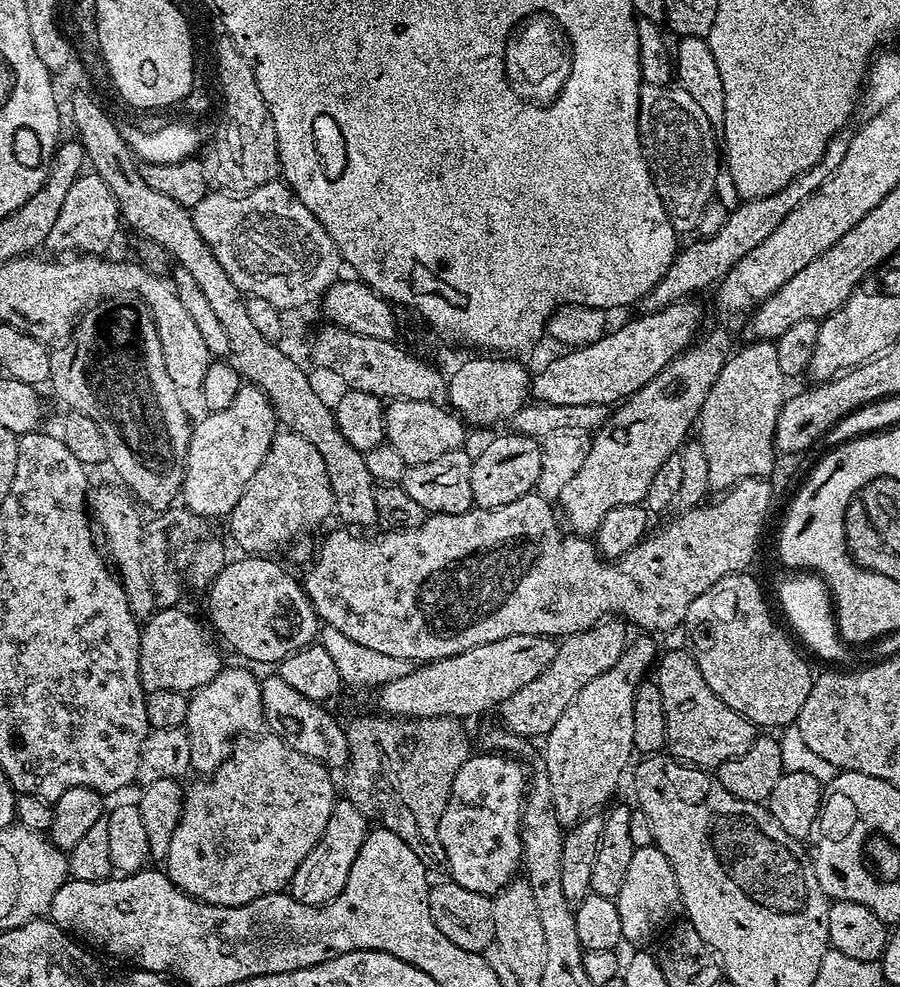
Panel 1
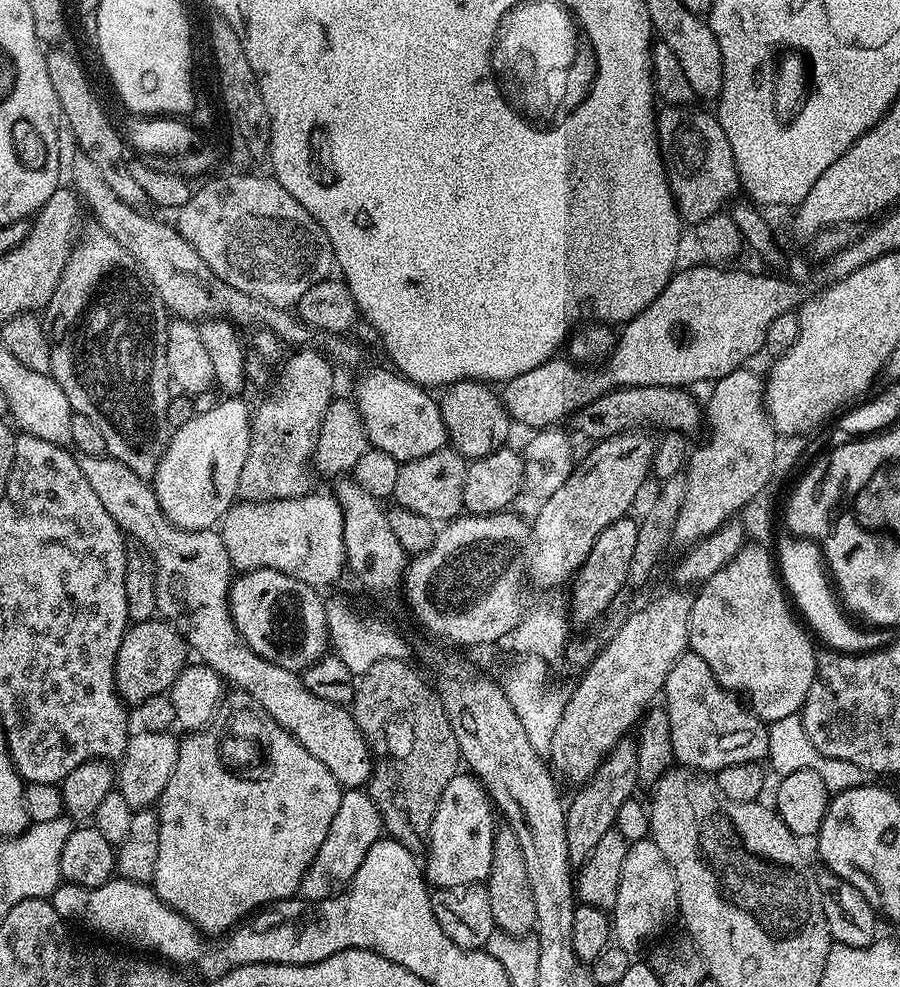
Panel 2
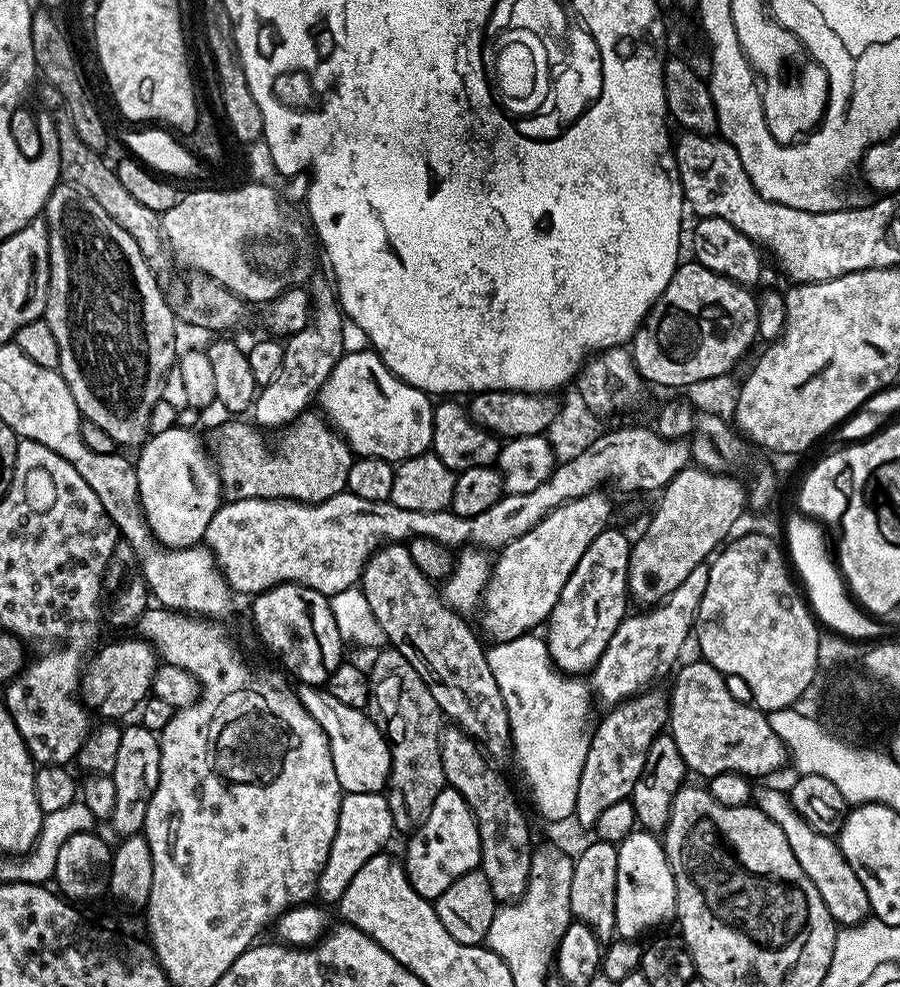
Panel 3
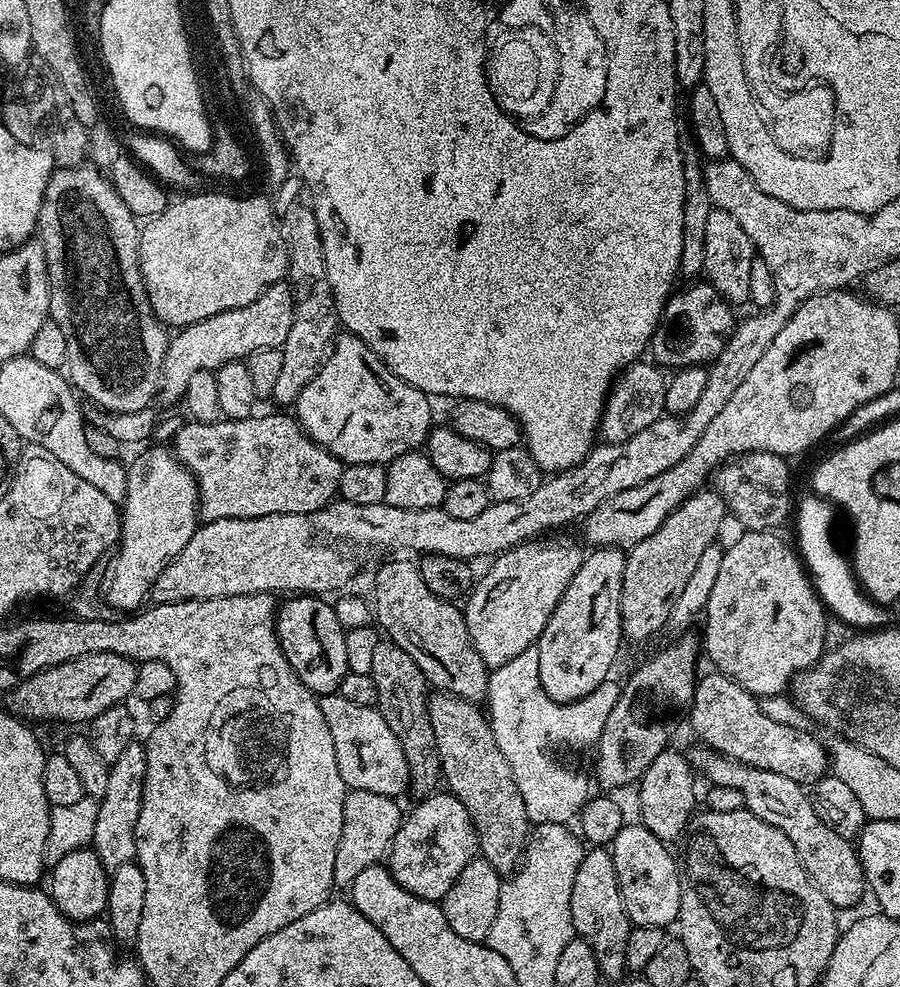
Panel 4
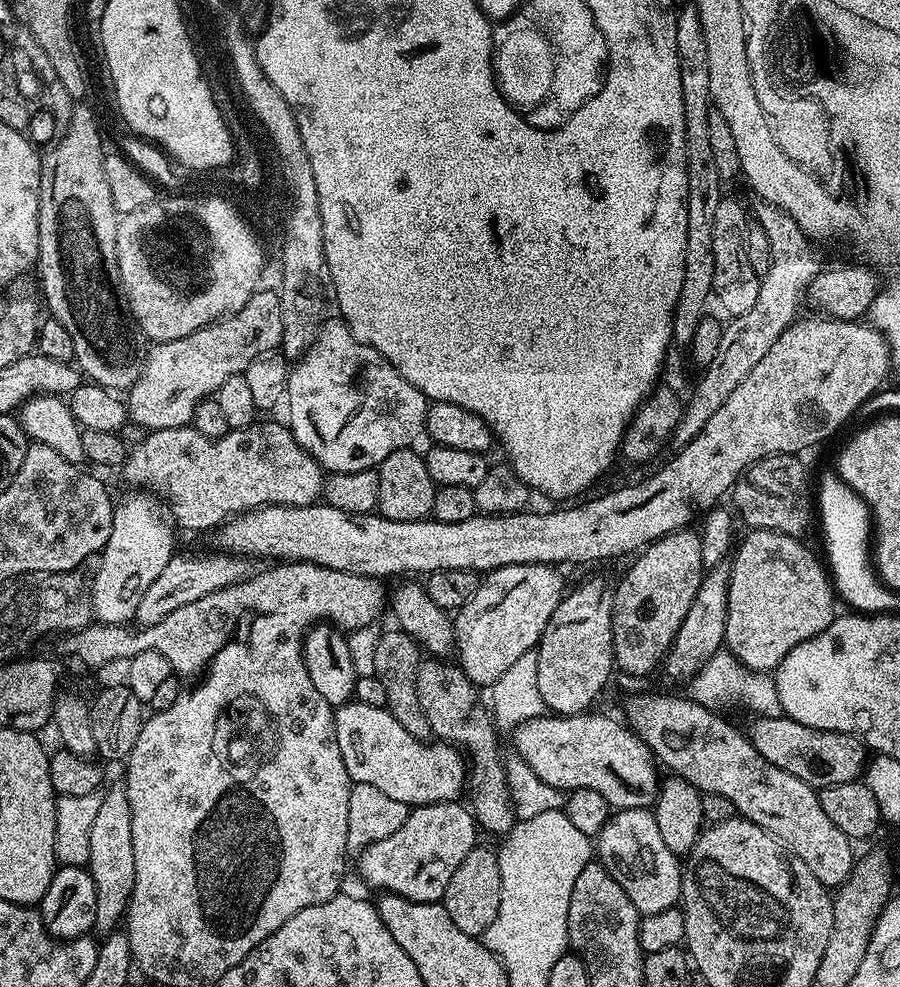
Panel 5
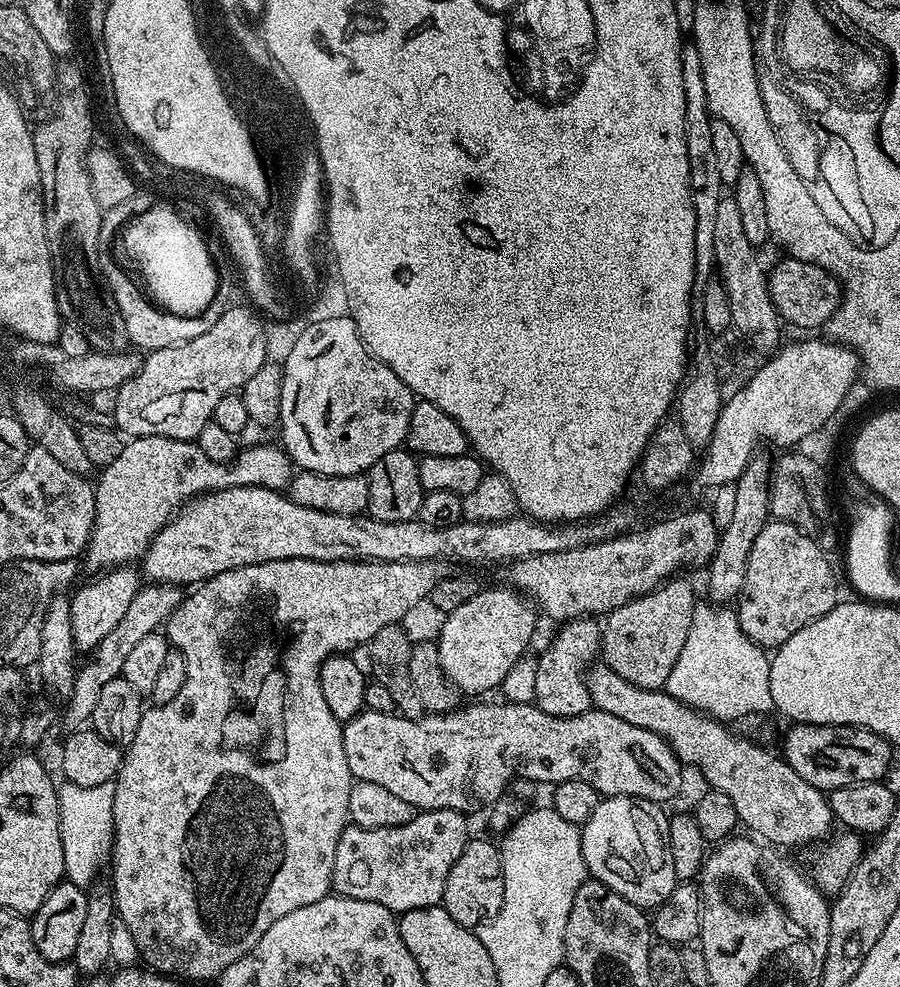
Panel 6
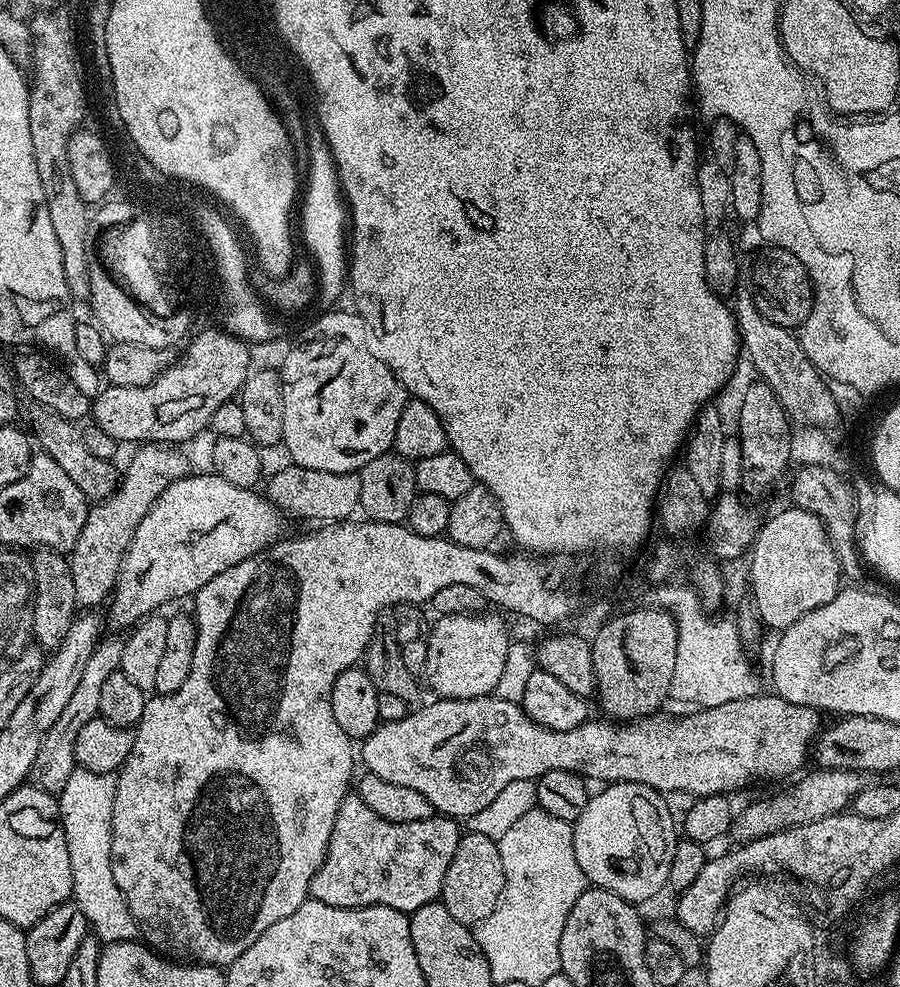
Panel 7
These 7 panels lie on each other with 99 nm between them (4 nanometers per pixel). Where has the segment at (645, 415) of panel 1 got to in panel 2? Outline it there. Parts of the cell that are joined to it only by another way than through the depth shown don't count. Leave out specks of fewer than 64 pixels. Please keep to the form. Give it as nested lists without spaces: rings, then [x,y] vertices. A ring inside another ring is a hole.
[[[644,430],[620,432],[608,440],[593,443],[588,457],[573,467],[570,478],[562,482],[562,487],[551,498],[542,501],[536,521],[533,519],[530,524],[530,551],[526,556],[529,575],[534,576],[536,583],[556,586],[563,580],[571,581],[574,574],[579,572],[580,567],[586,562],[586,554],[590,554],[590,546],[594,546],[598,534],[602,534],[602,530],[606,530],[610,522],[625,519],[631,513],[628,511],[631,510],[640,487],[650,480],[652,457],[656,454],[656,440],[648,435],[649,433]]]

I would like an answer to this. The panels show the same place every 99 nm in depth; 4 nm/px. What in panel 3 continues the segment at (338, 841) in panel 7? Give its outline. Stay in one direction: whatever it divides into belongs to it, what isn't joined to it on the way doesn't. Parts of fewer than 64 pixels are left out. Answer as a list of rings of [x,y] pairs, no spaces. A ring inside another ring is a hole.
[[[445,786],[434,798],[430,814],[420,827],[407,837],[408,849],[402,855],[405,872],[422,898],[435,902],[462,874],[475,872],[480,867],[480,839],[478,826],[466,798],[458,790]]]

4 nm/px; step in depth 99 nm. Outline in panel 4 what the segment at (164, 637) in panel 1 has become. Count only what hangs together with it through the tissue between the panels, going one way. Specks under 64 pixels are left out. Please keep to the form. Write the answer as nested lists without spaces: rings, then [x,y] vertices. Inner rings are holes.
[[[91,652],[82,658],[50,666],[23,680],[7,693],[6,708],[25,722],[32,720],[65,720],[68,724],[87,725],[102,710],[125,703],[136,691],[137,665],[118,654]]]

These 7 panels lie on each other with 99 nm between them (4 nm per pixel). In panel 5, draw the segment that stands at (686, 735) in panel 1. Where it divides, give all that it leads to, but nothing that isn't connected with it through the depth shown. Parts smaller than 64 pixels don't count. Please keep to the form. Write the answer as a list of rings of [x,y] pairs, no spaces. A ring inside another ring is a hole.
[[[783,714],[774,718],[761,716],[753,721],[750,739],[754,750],[758,750],[766,762],[778,766],[778,770],[786,770],[786,774],[794,774],[794,778],[802,778],[802,782],[812,788],[819,790],[835,784],[851,784],[859,781],[865,771],[866,749],[858,738],[844,732],[823,732],[802,726],[802,722],[794,722]]]

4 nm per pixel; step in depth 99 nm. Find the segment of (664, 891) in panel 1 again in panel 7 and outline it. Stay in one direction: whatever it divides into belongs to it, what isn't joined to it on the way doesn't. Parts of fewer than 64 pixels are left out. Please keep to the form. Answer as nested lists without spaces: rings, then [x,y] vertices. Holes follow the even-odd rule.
[[[621,783],[619,786],[604,786],[600,793],[589,795],[588,804],[582,810],[582,814],[572,824],[572,837],[574,838],[574,858],[578,858],[578,866],[582,866],[582,874],[588,880],[589,885],[605,888],[614,894],[618,894],[618,898],[629,902],[641,902],[640,900],[648,900],[651,896],[656,896],[660,891],[668,888],[668,875],[670,874],[670,862],[674,862],[674,850],[676,849],[676,841],[678,839],[678,824],[672,821],[672,812],[668,809],[668,804],[661,793],[655,792],[648,784],[629,784]]]

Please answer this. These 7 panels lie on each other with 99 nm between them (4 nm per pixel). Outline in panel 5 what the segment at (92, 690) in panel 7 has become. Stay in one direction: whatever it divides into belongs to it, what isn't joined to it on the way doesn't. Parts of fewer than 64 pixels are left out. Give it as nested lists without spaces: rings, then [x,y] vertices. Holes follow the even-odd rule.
[[[223,550],[215,551],[208,552],[205,556],[174,554],[170,558],[166,570],[162,570],[162,574],[158,574],[158,578],[154,578],[154,582],[150,582],[150,590],[146,590],[146,594],[142,594],[142,602],[138,602],[135,623],[140,626],[157,624],[162,622],[162,618],[166,618],[166,614],[174,614],[174,610],[182,610],[182,606],[190,606],[190,602],[198,602],[198,598],[206,598],[206,594],[214,594],[226,586],[248,579],[250,575],[249,561],[245,557],[239,554],[229,554]]]

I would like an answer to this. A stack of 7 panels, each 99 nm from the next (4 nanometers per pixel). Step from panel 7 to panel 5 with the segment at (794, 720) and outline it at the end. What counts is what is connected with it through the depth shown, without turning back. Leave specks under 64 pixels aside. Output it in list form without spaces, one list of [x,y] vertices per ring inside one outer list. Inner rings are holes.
[[[349,702],[339,705],[335,709],[334,715],[336,717],[336,737],[338,738],[338,750],[342,754],[342,762],[346,762],[346,770],[348,776],[353,782],[357,784],[365,784],[366,786],[378,786],[378,790],[382,790],[382,794],[387,794],[390,798],[395,798],[398,802],[409,806],[419,806],[421,804],[441,804],[447,800],[456,802],[461,799],[460,795],[465,795],[466,781],[468,779],[468,770],[466,767],[465,757],[462,755],[460,749],[452,747],[451,744],[443,742],[425,742],[414,738],[414,734],[410,734],[402,725],[399,724],[398,718],[390,715],[387,708],[379,708],[378,706],[362,706],[355,702]],[[543,714],[524,720],[511,733],[515,755],[524,760],[538,778],[554,788],[598,790],[612,810],[651,809],[660,795],[662,783],[651,750],[621,721],[620,725],[608,716],[592,715]]]

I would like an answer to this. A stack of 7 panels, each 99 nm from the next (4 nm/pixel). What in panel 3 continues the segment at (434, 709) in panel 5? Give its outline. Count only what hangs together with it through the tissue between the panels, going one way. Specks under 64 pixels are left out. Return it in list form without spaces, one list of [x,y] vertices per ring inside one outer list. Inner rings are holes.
[[[455,726],[445,727],[440,733],[442,770],[447,787],[458,790],[470,806],[478,826],[480,839],[479,871],[486,874],[497,901],[515,902],[528,885],[532,865],[532,832],[528,820],[508,785],[508,780],[495,768],[493,761],[482,751],[475,740]]]

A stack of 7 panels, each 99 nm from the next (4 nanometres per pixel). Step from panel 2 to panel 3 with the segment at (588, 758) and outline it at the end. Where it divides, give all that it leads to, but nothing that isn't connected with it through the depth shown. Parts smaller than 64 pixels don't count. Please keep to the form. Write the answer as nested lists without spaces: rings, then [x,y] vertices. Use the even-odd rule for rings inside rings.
[[[707,563],[694,566],[694,570],[686,574],[686,582],[682,582],[678,590],[674,590],[659,604],[649,607],[647,611],[640,610],[637,616],[625,615],[618,630],[614,630],[614,638],[610,638],[602,658],[598,658],[590,673],[591,689],[599,703],[601,700],[605,706],[615,706],[623,700],[630,700],[655,685],[652,683],[659,676],[666,675],[668,671],[671,673],[677,667],[681,659],[680,651],[693,635],[698,606],[702,602],[702,594],[706,594],[707,577]]]

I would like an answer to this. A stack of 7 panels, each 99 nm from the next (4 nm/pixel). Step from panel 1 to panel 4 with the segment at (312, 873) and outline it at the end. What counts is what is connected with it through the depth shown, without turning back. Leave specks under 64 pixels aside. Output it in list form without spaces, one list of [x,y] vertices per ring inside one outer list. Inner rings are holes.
[[[351,789],[342,806],[342,838],[338,854],[334,856],[334,885],[350,886],[362,870],[381,863],[387,857],[392,840],[398,834],[402,811],[395,799],[386,794],[373,794],[370,790]]]

